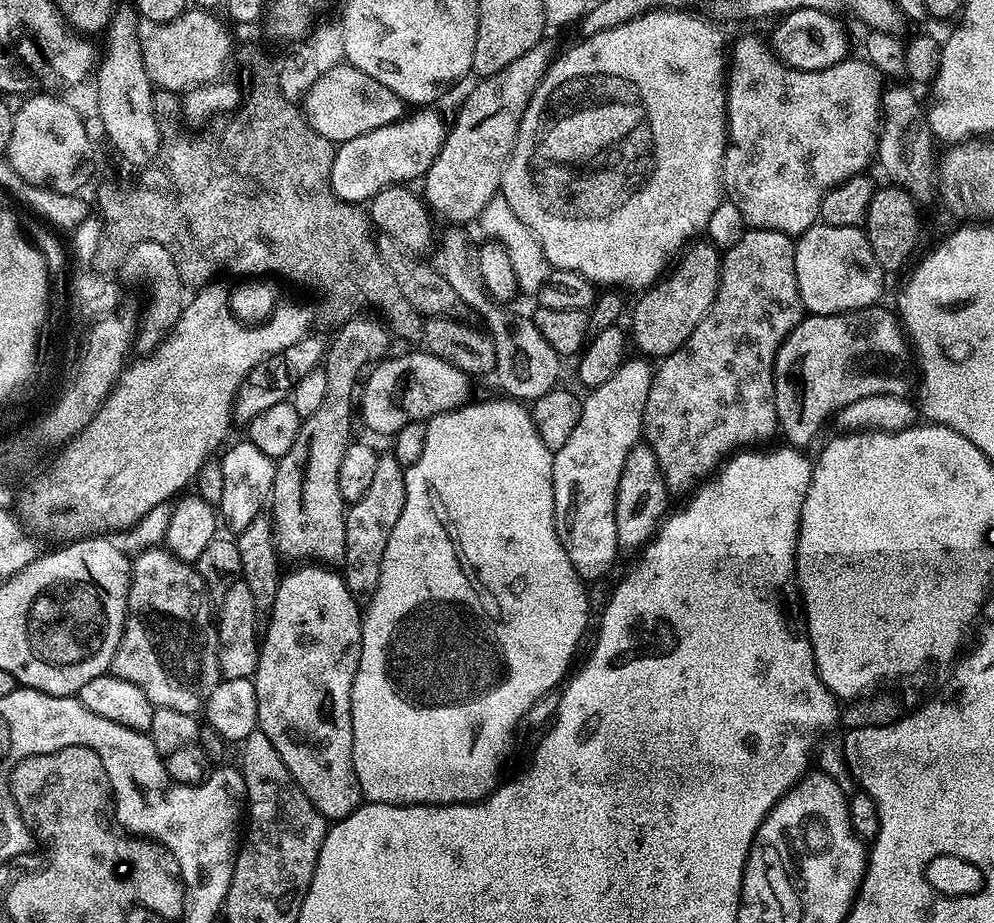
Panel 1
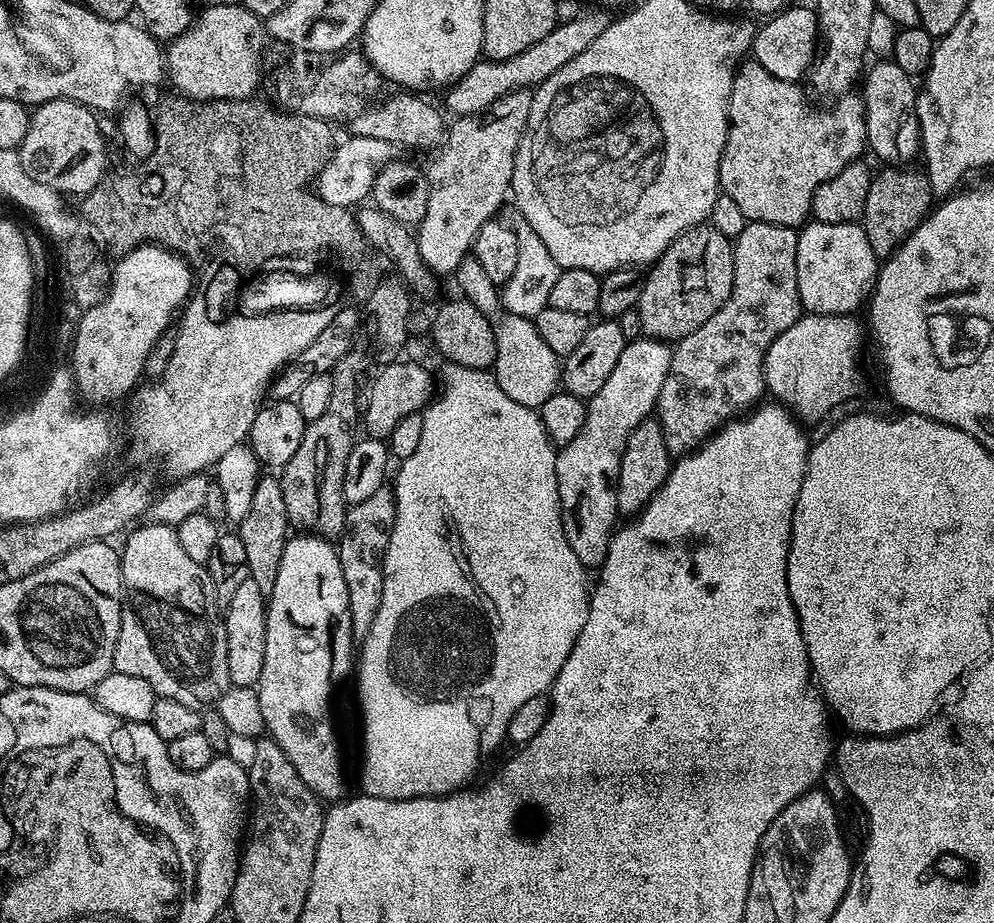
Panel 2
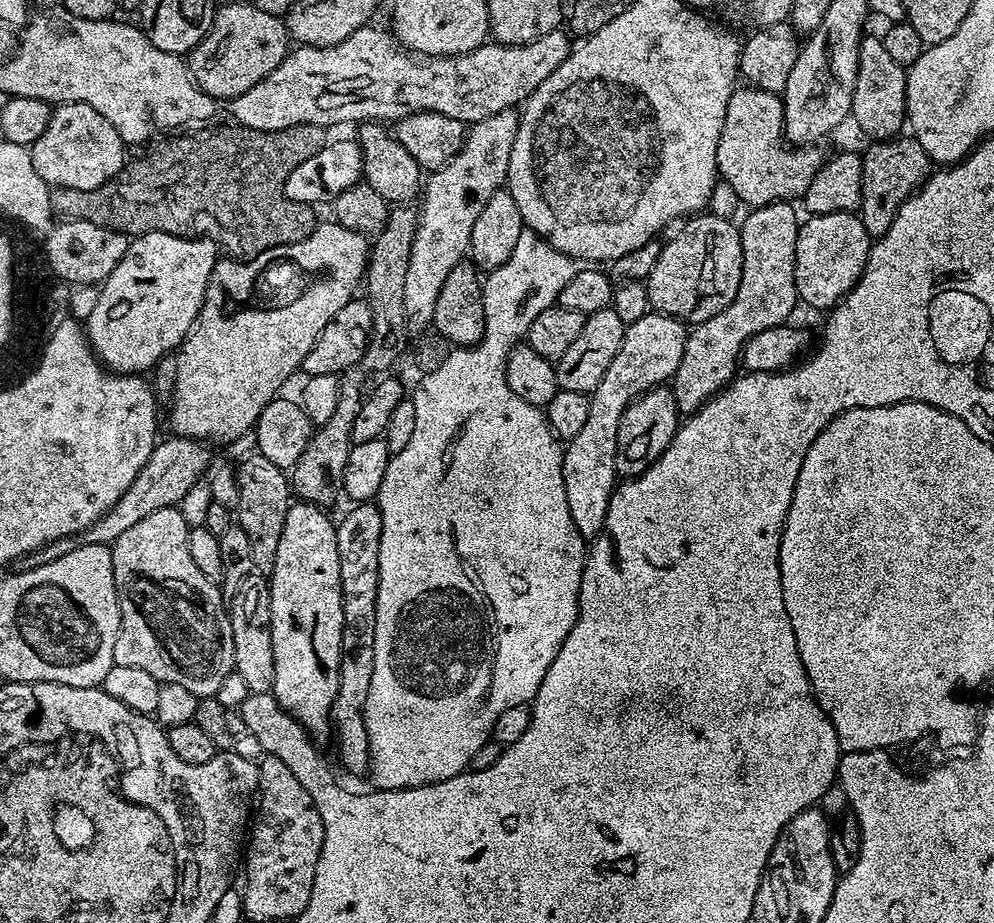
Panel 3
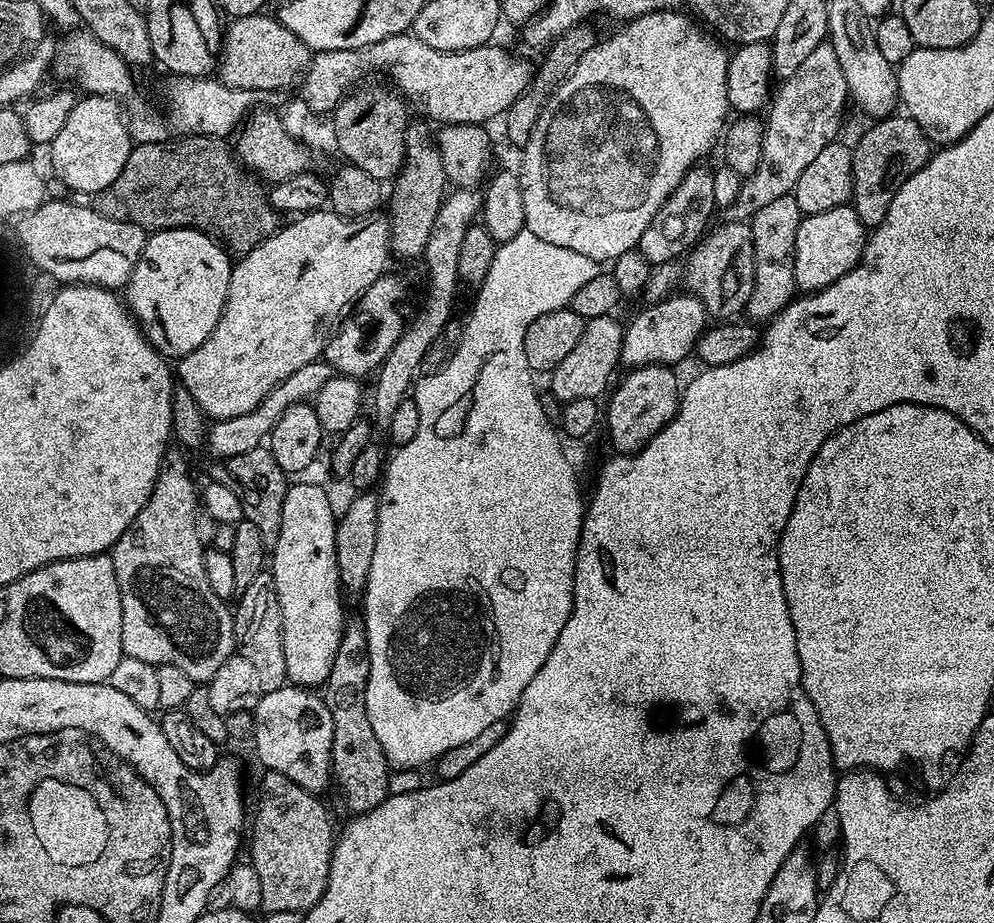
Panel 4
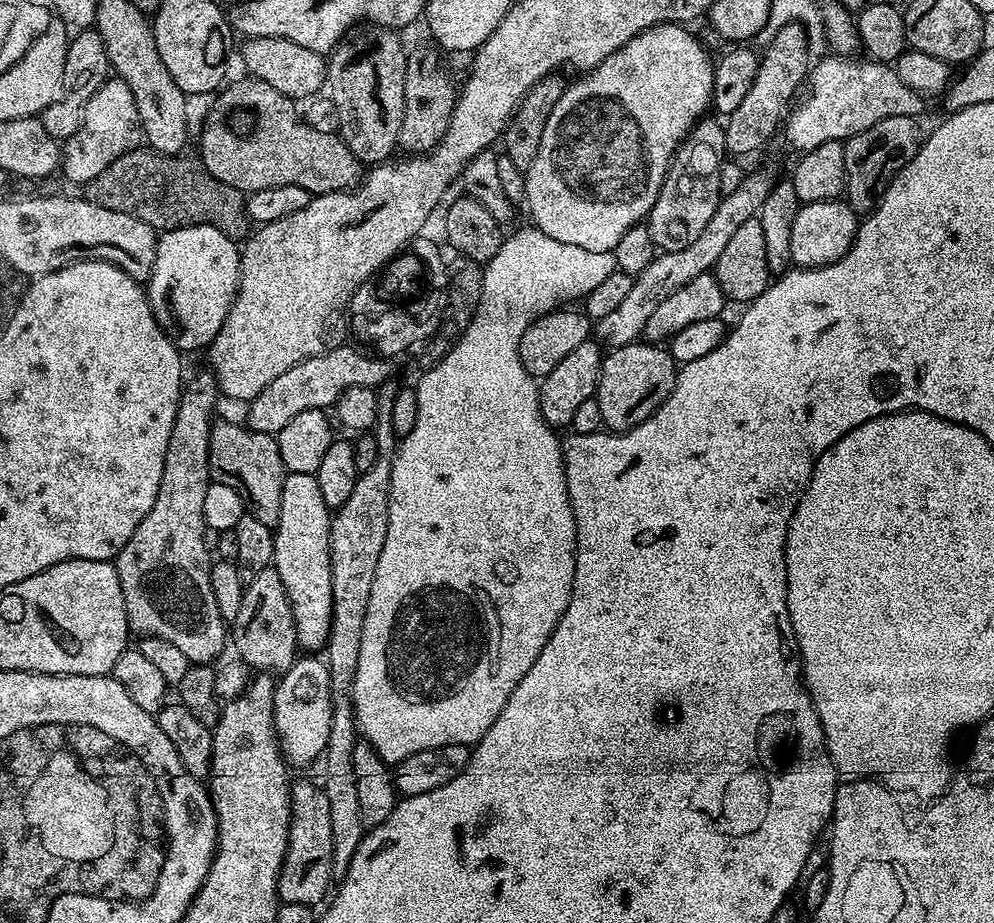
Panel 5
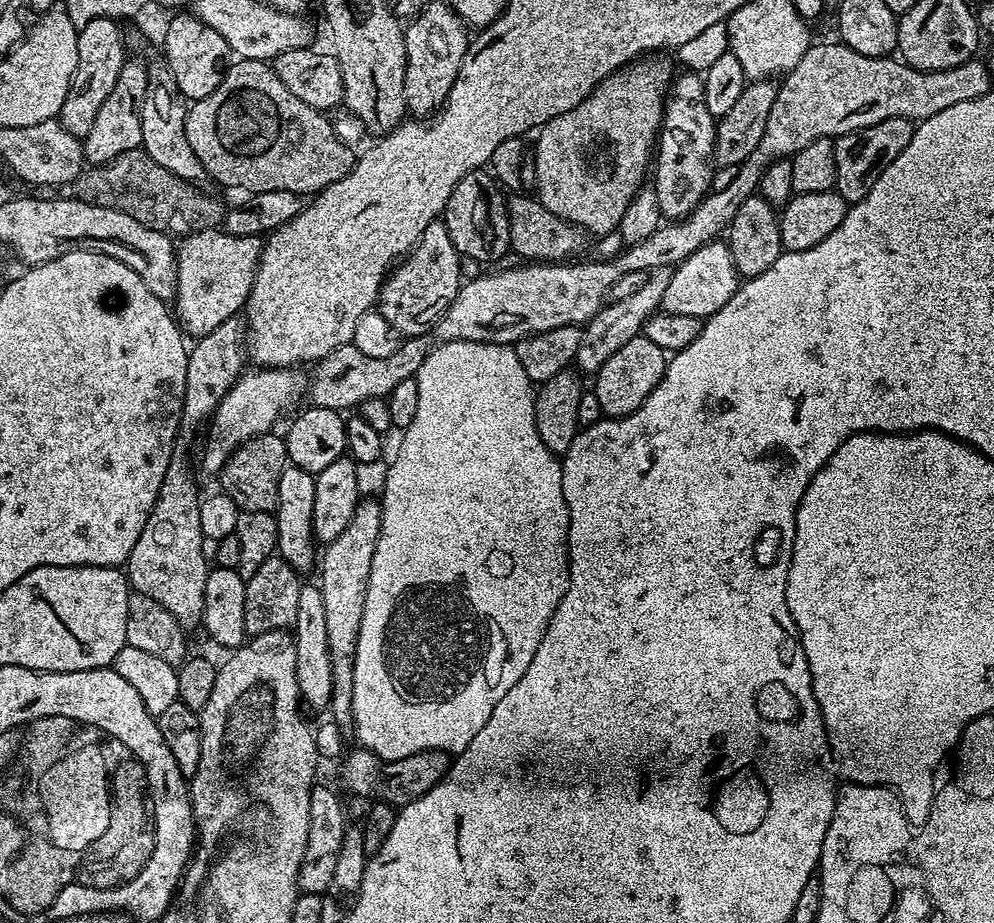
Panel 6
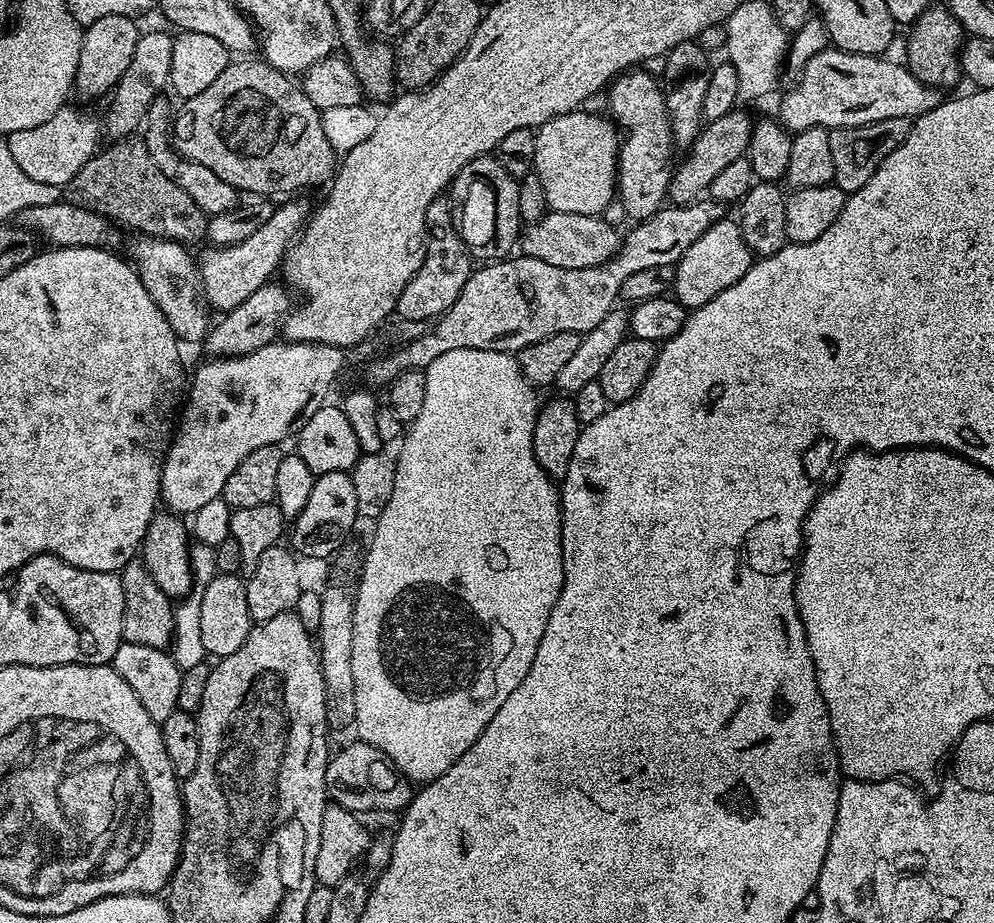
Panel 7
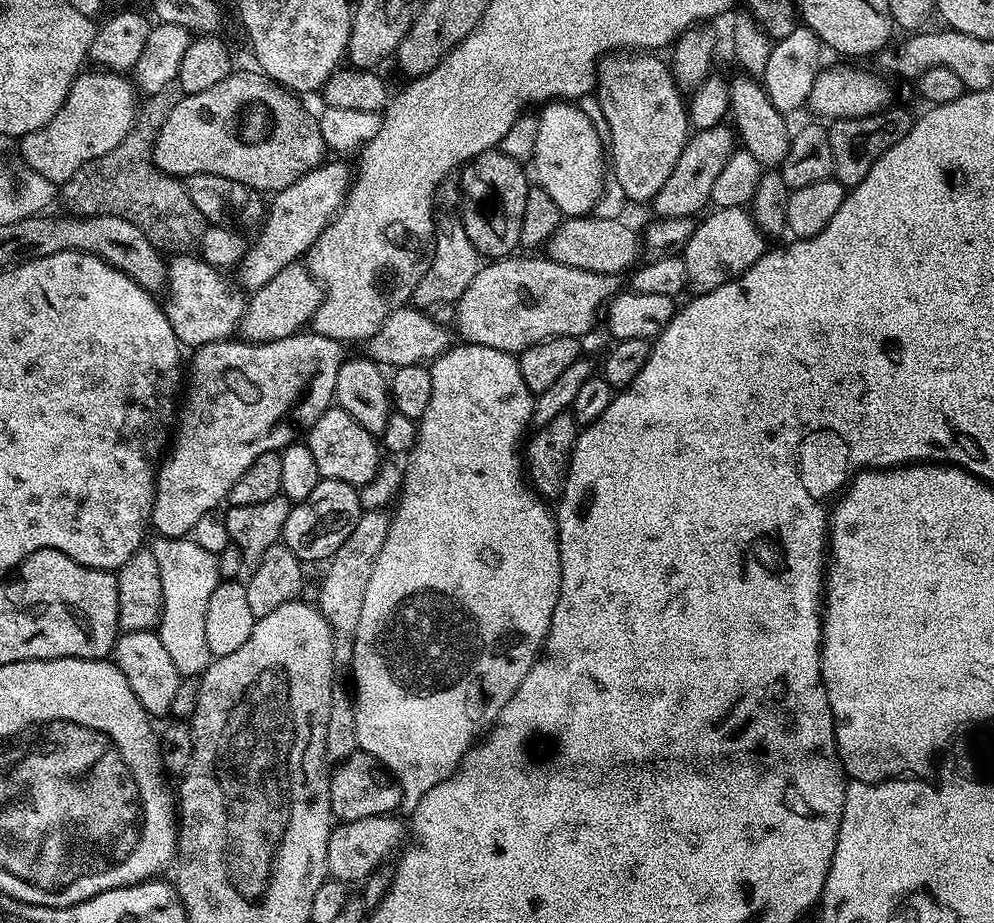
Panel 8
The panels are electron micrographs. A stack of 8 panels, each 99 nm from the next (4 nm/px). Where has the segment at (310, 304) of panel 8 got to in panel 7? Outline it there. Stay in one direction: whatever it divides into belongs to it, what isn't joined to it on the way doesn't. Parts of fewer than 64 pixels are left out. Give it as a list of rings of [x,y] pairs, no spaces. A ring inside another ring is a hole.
[[[280,282],[263,284],[242,306],[234,306],[234,310],[223,313],[220,321],[213,323],[208,335],[202,341],[202,347],[208,351],[207,355],[212,358],[227,358],[230,356],[245,356],[262,346],[273,343],[281,331],[284,317],[293,307],[294,300],[290,297],[289,289]]]

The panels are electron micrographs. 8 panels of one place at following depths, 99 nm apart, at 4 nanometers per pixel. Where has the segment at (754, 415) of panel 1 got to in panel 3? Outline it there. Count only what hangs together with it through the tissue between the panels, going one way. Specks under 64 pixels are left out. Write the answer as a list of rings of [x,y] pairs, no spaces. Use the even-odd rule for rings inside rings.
[[[788,202],[779,204],[767,204],[761,208],[753,208],[747,214],[744,221],[739,221],[738,227],[742,238],[742,282],[738,286],[738,294],[722,314],[714,314],[706,322],[695,325],[689,331],[688,341],[684,344],[682,362],[678,362],[676,375],[671,377],[670,389],[676,399],[677,410],[680,414],[691,414],[708,403],[712,397],[723,392],[734,380],[742,364],[744,348],[748,340],[756,334],[762,334],[762,330],[778,328],[789,323],[792,311],[798,305],[796,283],[794,282],[794,266],[796,265],[796,243],[800,233],[801,221],[796,220],[796,212],[793,205]]]

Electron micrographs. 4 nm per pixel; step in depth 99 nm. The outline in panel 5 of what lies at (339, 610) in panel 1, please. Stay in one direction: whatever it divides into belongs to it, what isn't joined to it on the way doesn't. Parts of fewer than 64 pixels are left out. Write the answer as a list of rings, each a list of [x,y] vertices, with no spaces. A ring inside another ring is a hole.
[[[288,472],[282,486],[282,510],[278,514],[278,522],[274,529],[272,564],[278,570],[278,578],[282,578],[282,586],[286,586],[286,594],[294,614],[296,642],[304,650],[323,649],[330,634],[330,618],[332,617],[332,595],[330,594],[331,529],[330,509],[326,506],[326,502],[322,502],[322,490],[318,490],[315,475]]]

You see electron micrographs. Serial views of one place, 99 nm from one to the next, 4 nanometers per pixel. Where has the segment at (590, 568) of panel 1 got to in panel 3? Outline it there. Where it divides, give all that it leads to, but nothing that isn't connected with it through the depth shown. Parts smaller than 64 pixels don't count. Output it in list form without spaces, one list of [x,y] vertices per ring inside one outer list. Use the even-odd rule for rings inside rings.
[[[651,310],[638,321],[625,327],[622,346],[618,346],[618,354],[614,354],[614,362],[610,362],[610,370],[602,374],[602,382],[598,382],[598,386],[590,394],[590,414],[586,417],[582,431],[574,434],[574,438],[567,441],[564,448],[562,478],[566,482],[566,502],[570,506],[570,518],[574,518],[574,526],[578,526],[581,536],[595,538],[604,528],[610,498],[618,487],[615,456],[616,447],[619,445],[619,426],[624,412],[637,397],[651,391],[652,388],[663,385],[665,381],[676,375],[678,362],[682,362],[688,334],[689,329],[683,320],[675,320],[673,316],[664,316],[660,312]]]

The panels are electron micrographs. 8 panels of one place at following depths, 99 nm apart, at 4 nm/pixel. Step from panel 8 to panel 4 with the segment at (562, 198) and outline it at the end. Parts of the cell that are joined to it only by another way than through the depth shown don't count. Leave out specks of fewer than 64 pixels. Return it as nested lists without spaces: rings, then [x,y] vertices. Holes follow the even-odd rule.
[[[680,10],[651,12],[617,27],[620,29],[613,36],[608,36],[605,40],[603,37],[590,50],[586,50],[586,54],[582,54],[582,62],[578,62],[578,66],[574,66],[574,70],[561,82],[558,90],[554,90],[554,94],[546,102],[546,106],[530,134],[530,138],[522,145],[524,157],[520,160],[520,168],[518,167],[522,206],[526,210],[524,226],[530,234],[538,234],[538,238],[551,242],[554,246],[566,246],[566,250],[586,254],[586,258],[597,262],[616,261],[620,255],[626,254],[627,251],[635,249],[639,245],[646,226],[650,226],[654,214],[658,214],[658,210],[664,205],[666,198],[670,198],[670,194],[676,189],[678,182],[682,182],[684,175],[697,162],[703,161],[700,159],[711,150],[715,140],[717,143],[730,116],[728,95],[726,94],[729,53],[724,52],[723,46],[725,47],[725,45],[715,35],[705,31],[695,19],[687,20],[682,13],[683,11]]]

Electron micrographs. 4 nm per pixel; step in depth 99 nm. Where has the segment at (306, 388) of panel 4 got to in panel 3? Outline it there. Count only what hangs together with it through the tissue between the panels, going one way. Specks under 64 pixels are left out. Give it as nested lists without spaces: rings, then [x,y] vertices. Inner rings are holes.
[[[175,434],[169,437],[169,440],[161,439],[157,443],[146,466],[142,466],[138,478],[130,482],[130,490],[126,490],[126,494],[122,494],[122,498],[114,502],[112,509],[103,518],[82,533],[83,543],[109,546],[115,544],[122,533],[130,530],[134,522],[142,522],[146,514],[154,514],[154,510],[179,505],[186,490],[190,490],[190,486],[194,486],[194,482],[198,482],[209,471],[208,463],[211,462],[212,456],[208,453],[209,445],[205,441],[191,440],[188,436]]]

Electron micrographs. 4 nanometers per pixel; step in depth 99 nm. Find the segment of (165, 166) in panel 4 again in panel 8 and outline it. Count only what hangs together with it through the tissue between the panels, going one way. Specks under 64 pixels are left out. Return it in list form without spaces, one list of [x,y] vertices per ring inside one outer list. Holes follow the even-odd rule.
[[[137,115],[136,126],[114,150],[86,162],[62,186],[64,204],[73,216],[117,216],[134,222],[155,248],[165,254],[184,254],[199,245],[206,227],[204,215],[190,202],[183,179],[168,176],[152,161],[152,146],[160,130],[157,117]]]

